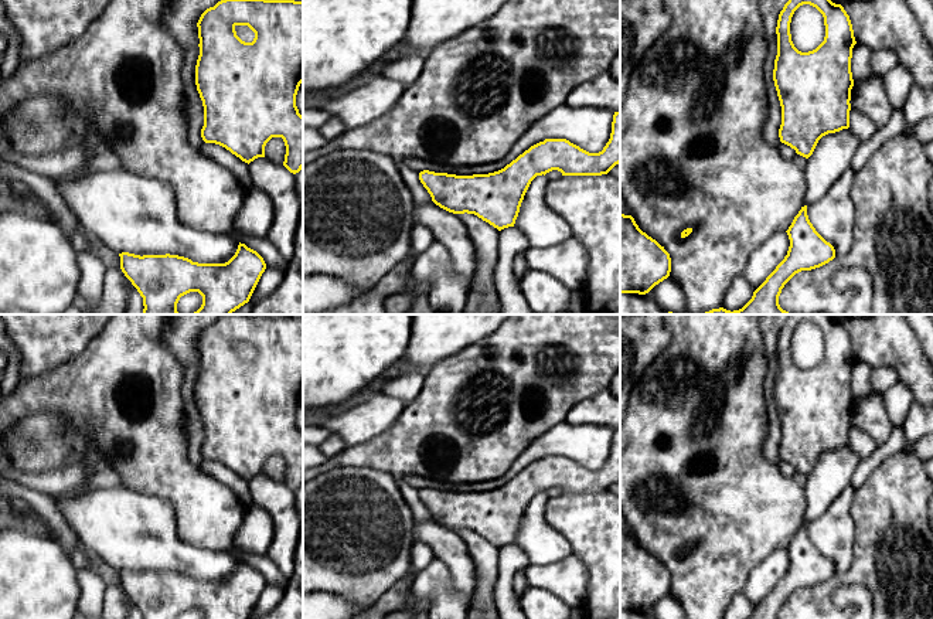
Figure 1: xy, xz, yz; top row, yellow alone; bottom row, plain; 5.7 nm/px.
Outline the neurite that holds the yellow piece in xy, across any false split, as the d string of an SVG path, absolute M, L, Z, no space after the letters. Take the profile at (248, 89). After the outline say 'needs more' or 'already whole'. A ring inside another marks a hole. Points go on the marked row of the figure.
M221 0L201 14L197 27L195 85L204 106L202 140L225 147L249 164L265 157L265 146L272 137L282 137L286 146L283 166L293 174L299 173L303 169L303 116L296 106L296 95L303 82L303 1ZM236 25L248 25L255 33L253 41L242 41Z | already whole

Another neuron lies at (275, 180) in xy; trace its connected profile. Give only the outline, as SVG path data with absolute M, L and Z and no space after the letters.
M258 157L248 166L252 187L263 191L275 205L273 224L266 237L289 262L294 254L294 234L302 207L294 174L266 157Z

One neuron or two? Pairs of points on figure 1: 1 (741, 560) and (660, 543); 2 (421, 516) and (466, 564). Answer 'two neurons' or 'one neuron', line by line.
1: one neuron
2: two neurons

